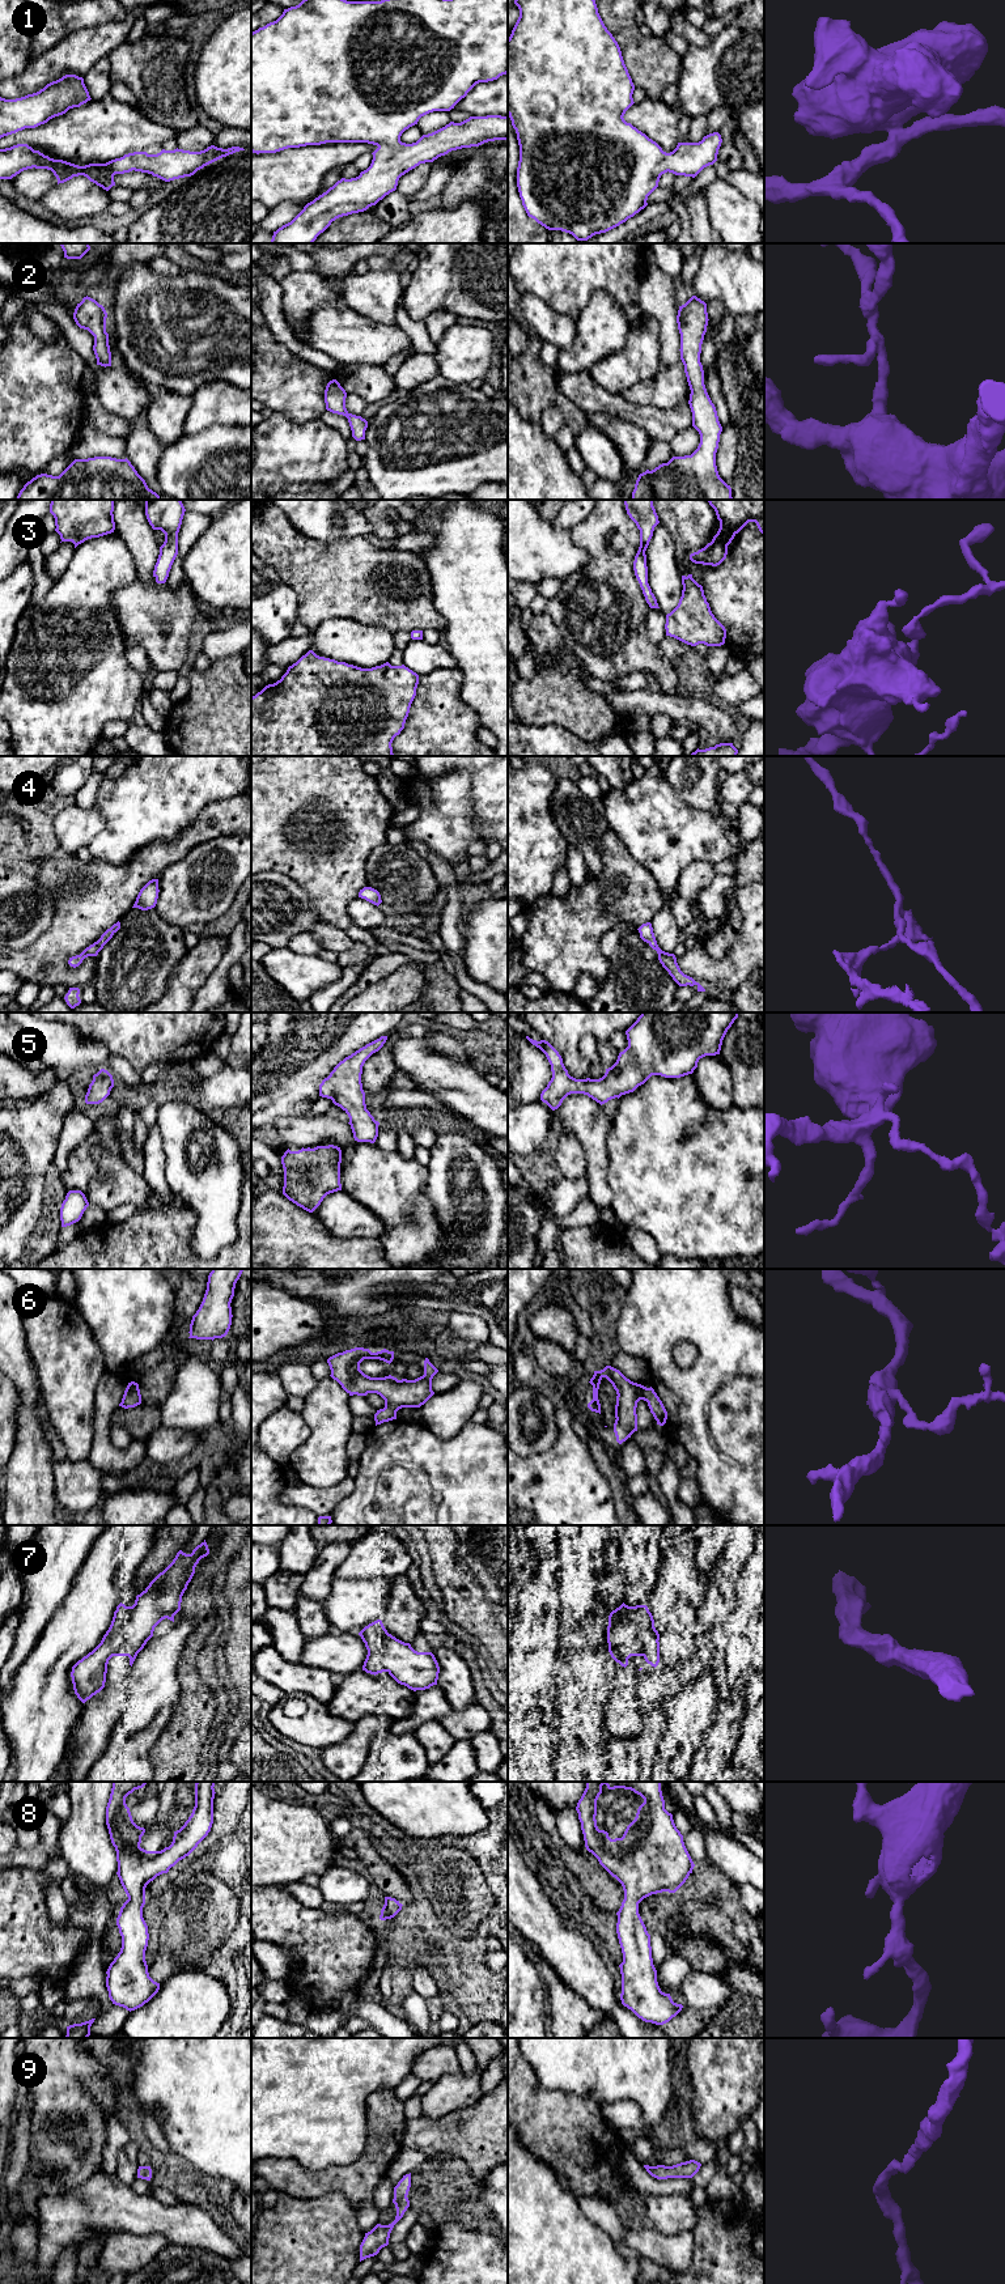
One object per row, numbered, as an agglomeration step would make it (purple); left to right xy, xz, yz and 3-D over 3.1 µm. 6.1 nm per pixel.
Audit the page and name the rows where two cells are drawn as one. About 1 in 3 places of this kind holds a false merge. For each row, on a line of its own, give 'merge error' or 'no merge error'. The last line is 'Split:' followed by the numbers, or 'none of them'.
1: no merge error
2: no merge error
3: no merge error
4: no merge error
5: no merge error
6: no merge error
7: no merge error
8: no merge error
9: no merge error
Split: none of them

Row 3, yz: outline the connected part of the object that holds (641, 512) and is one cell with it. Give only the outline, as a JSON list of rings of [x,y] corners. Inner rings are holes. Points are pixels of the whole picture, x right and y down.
[[[624,500],[629,518],[640,530],[640,547],[635,556],[633,570],[643,594],[650,608],[660,608],[654,594],[648,583],[648,566],[645,551],[653,536],[654,527],[660,523],[653,506],[653,500]]]

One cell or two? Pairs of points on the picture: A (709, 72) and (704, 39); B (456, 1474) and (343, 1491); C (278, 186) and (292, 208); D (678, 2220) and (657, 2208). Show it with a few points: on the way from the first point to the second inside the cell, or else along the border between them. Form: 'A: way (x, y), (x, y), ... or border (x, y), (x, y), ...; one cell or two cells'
A: border (712, 37), (712, 41), (705, 46), (690, 43); two cells
B: border (355, 1478), (352, 1490), (331, 1511); two cells
C: border (318, 194), (301, 202), (282, 202), (270, 209); two cells
D: way (673, 2215), (662, 2211); one cell

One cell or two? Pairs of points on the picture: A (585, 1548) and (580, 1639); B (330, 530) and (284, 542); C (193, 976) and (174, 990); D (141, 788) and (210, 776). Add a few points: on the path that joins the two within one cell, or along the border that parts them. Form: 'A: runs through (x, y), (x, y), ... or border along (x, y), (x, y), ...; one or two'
A: runs through (580, 1571), (579, 1610), (575, 1618); one
B: border along (284, 516), (304, 534), (323, 540), (338, 540); two
C: runs through (189, 979), (178, 989); one
D: runs through (158, 788), (183, 785), (193, 778); one

